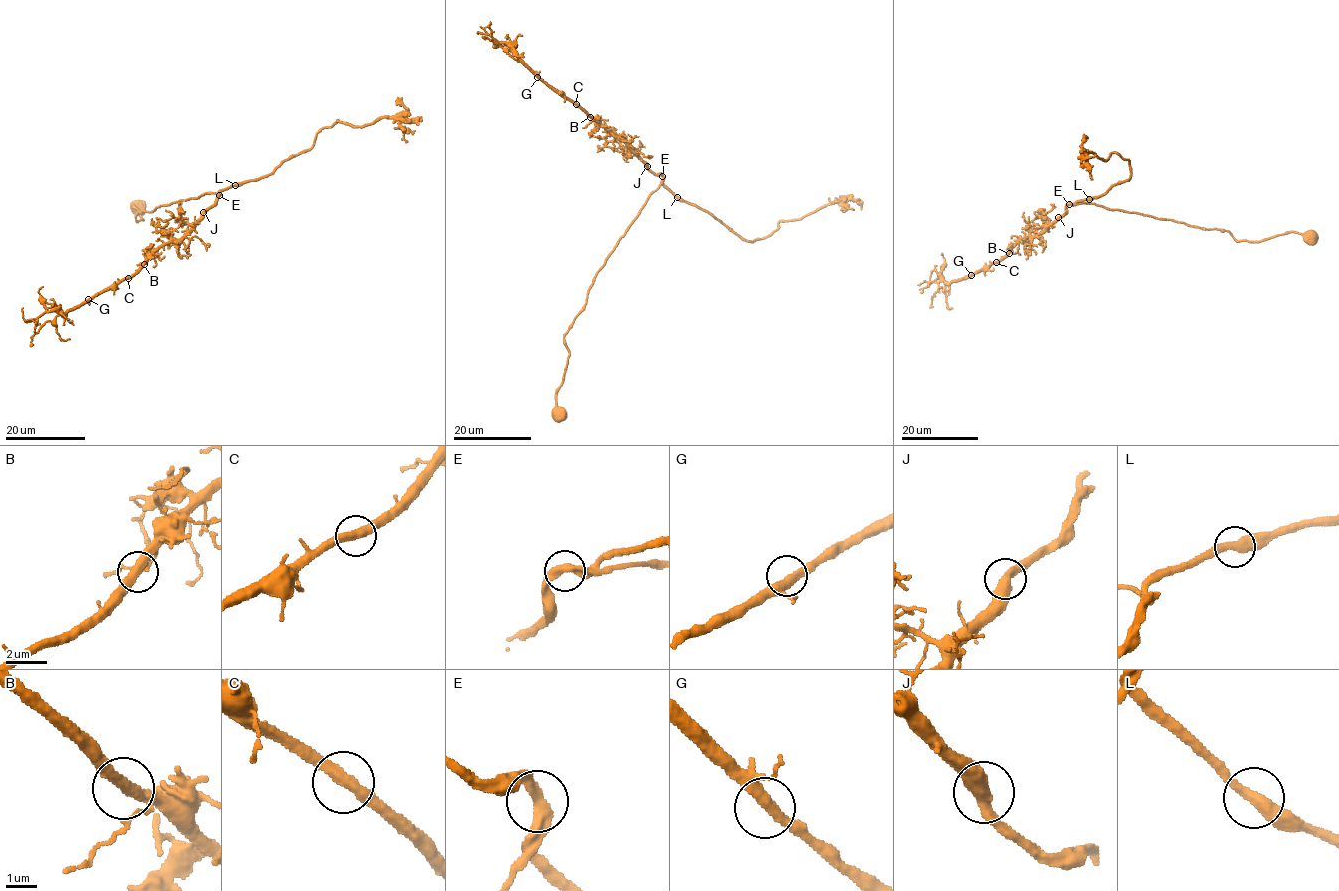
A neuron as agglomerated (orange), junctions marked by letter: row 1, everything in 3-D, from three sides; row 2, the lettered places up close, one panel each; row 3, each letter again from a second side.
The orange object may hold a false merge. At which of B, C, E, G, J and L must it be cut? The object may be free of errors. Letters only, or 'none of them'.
none of them

